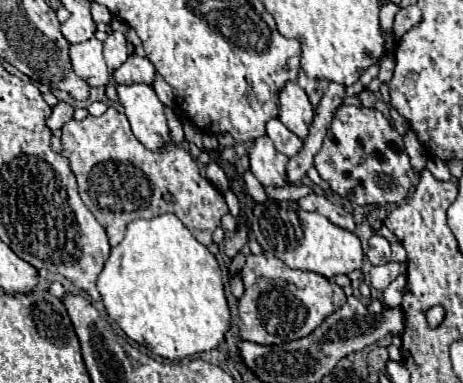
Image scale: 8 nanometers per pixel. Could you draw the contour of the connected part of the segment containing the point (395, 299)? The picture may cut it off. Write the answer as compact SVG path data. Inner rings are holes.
M399 274L383 292L383 304L387 308L397 308L403 300L403 294L405 294L405 284L407 284L407 276L405 274Z

